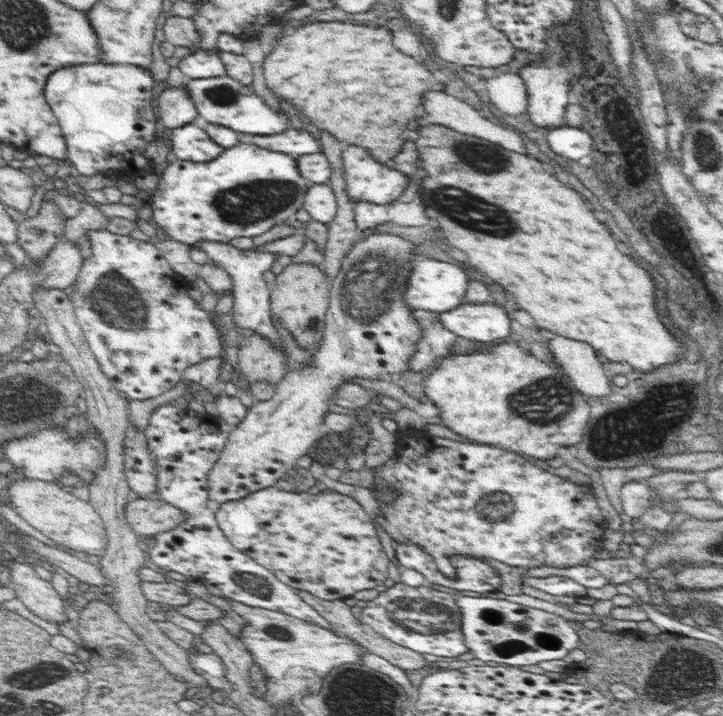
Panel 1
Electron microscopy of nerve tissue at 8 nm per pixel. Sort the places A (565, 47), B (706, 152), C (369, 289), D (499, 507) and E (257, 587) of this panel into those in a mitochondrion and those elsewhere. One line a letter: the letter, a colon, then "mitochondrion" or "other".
A: mitochondrion
B: mitochondrion
C: mitochondrion
D: mitochondrion
E: mitochondrion

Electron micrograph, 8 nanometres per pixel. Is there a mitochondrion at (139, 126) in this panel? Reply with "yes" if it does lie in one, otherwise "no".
no

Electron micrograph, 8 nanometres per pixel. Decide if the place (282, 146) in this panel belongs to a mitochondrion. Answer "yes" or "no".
no

